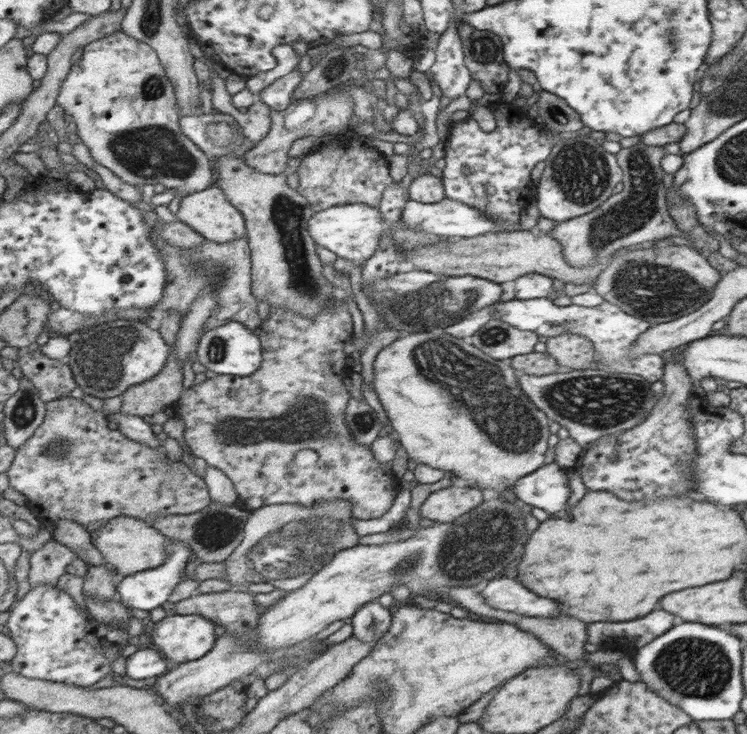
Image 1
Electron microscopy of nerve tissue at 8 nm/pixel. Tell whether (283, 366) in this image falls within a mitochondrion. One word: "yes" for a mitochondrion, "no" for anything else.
no

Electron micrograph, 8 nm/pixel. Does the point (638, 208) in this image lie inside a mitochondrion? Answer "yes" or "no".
yes

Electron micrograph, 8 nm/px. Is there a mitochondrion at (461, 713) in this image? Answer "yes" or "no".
no

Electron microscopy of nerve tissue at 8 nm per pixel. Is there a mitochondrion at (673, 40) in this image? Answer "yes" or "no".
yes

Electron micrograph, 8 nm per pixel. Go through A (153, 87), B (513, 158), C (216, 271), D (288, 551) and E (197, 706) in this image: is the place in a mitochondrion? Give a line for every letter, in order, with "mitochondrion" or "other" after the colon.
A: mitochondrion
B: other
C: mitochondrion
D: mitochondrion
E: other

